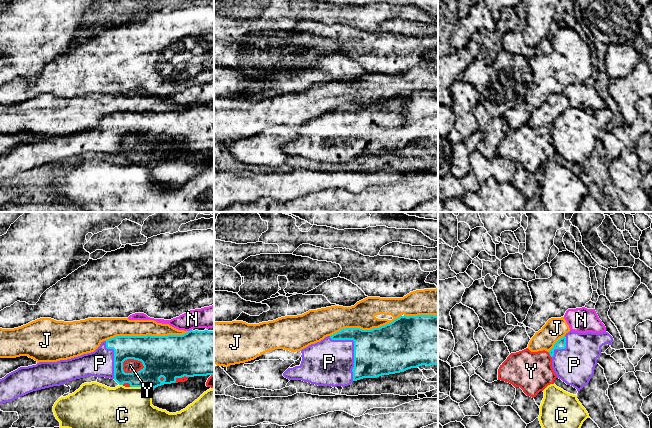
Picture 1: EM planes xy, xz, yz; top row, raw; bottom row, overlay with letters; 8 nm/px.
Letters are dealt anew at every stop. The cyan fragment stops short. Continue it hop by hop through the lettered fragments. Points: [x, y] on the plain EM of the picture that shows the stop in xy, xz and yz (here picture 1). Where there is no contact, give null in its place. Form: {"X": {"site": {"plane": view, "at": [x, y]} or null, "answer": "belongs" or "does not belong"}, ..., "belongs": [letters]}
{"C": {"site": {"plane": "xy", "at": [141, 162]}, "answer": "does not belong"}, "J": {"site": {"plane": "xy", "at": [147, 111]}, "answer": "does not belong"}, "N": {"site": {"plane": "xy", "at": [190, 106]}, "answer": "does not belong"}, "P": {"site": {"plane": "xz", "at": [354, 125]}, "answer": "belongs"}, "Y": {"site": {"plane": "xy", "at": [134, 135]}, "answer": "does not belong"}, "belongs": ["P"]}

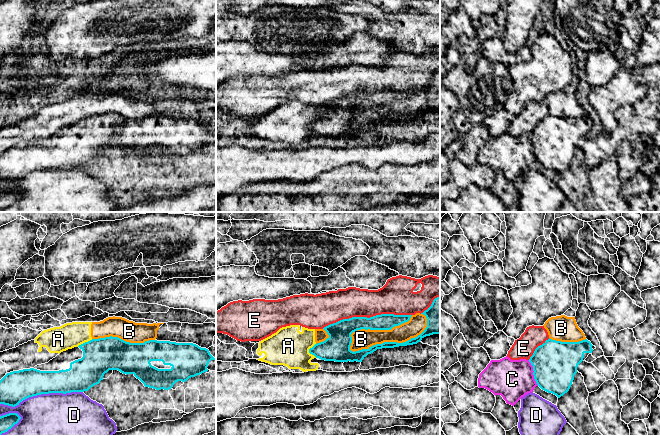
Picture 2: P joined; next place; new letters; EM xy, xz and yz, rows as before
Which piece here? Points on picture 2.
{"A": {"site": {"plane": "xz", "at": [309, 127]}, "answer": "does not belong"}, "B": {"site": {"plane": "xz", "at": [392, 118]}, "answer": "does not belong"}, "C": {"site": {"plane": "yz", "at": [533, 149]}, "answer": "does not belong"}, "D": {"site": {"plane": "xy", "at": [41, 169]}, "answer": "does not belong"}, "E": {"site": {"plane": "xz", "at": [366, 93]}, "answer": "does not belong"}, "belongs": []}

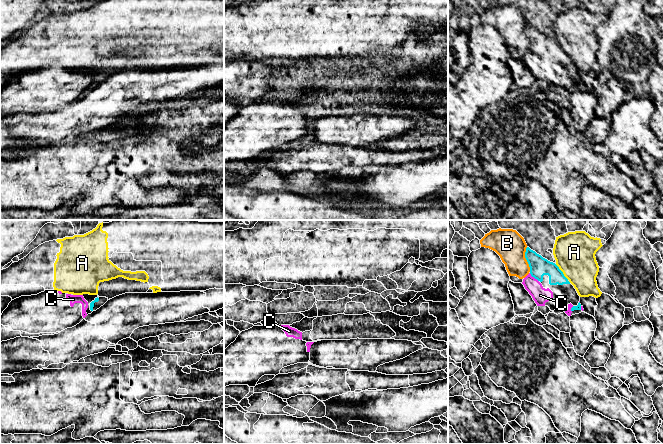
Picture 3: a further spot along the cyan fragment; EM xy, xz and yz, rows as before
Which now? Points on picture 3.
{"A": {"site": {"plane": "yz", "at": [562, 48]}, "answer": "does not belong"}, "B": {"site": {"plane": "yz", "at": [526, 35]}, "answer": "does not belong"}, "C": {"site": {"plane": "yz", "at": [534, 53]}, "answer": "belongs"}, "belongs": ["C"]}

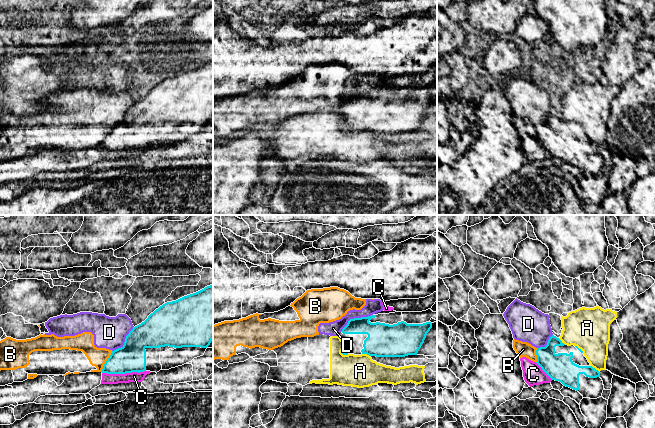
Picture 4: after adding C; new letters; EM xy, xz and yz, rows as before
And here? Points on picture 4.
{"A": {"site": {"plane": "xz", "at": [366, 129]}, "answer": "does not belong"}, "B": {"site": {"plane": "xy", "at": [106, 137]}, "answer": "does not belong"}, "C": {"site": {"plane": "xy", "at": [123, 149]}, "answer": "does not belong"}, "D": {"site": {"plane": "xz", "at": [355, 94]}, "answer": "does not belong"}, "belongs": []}

